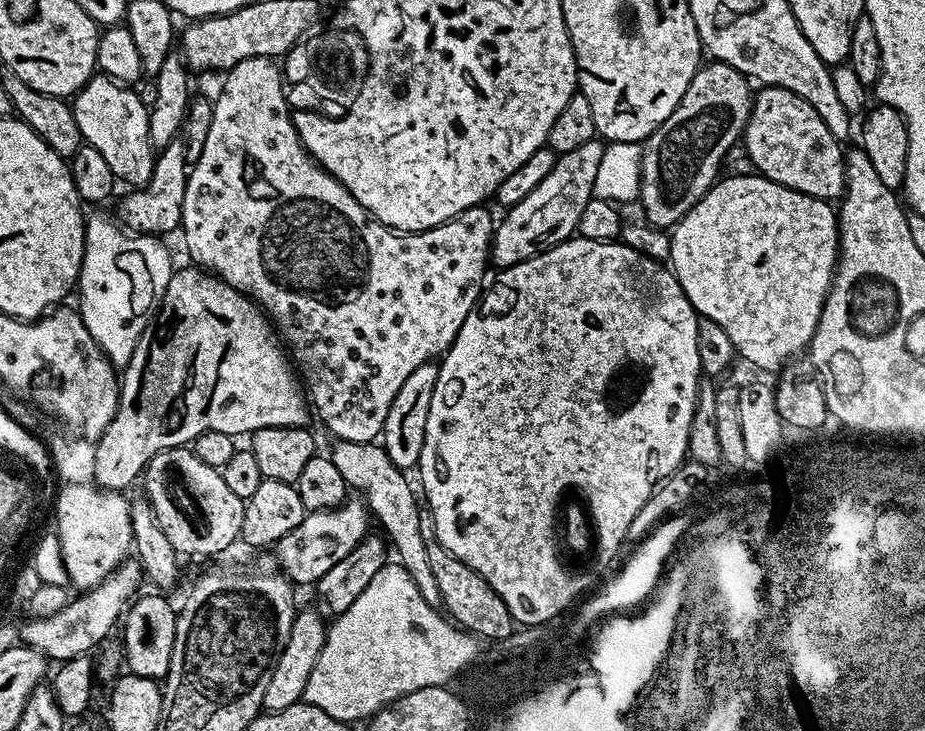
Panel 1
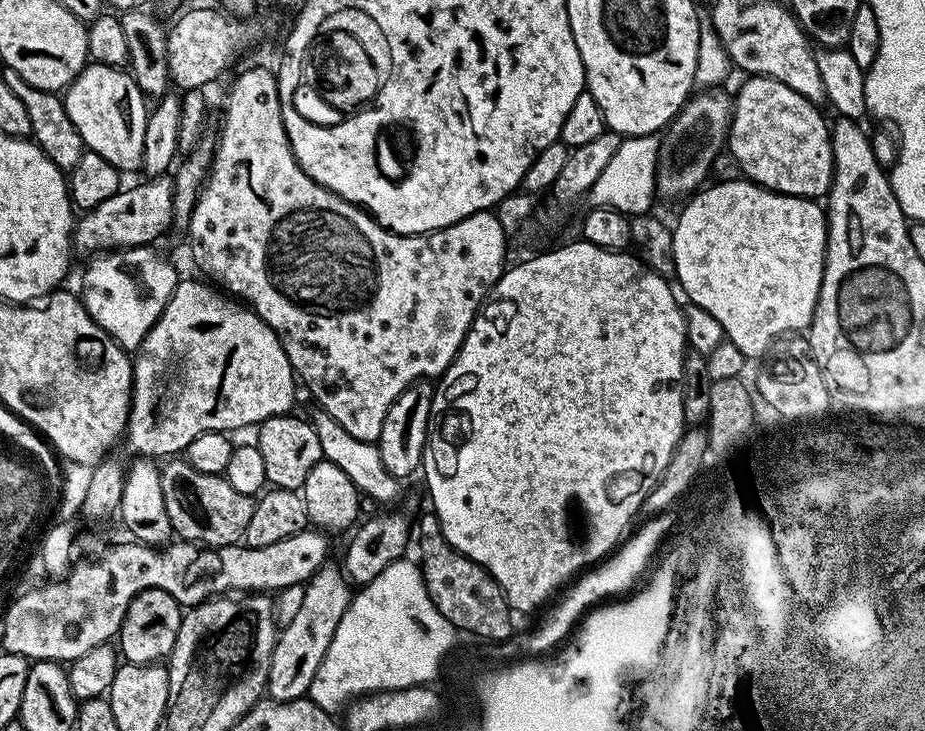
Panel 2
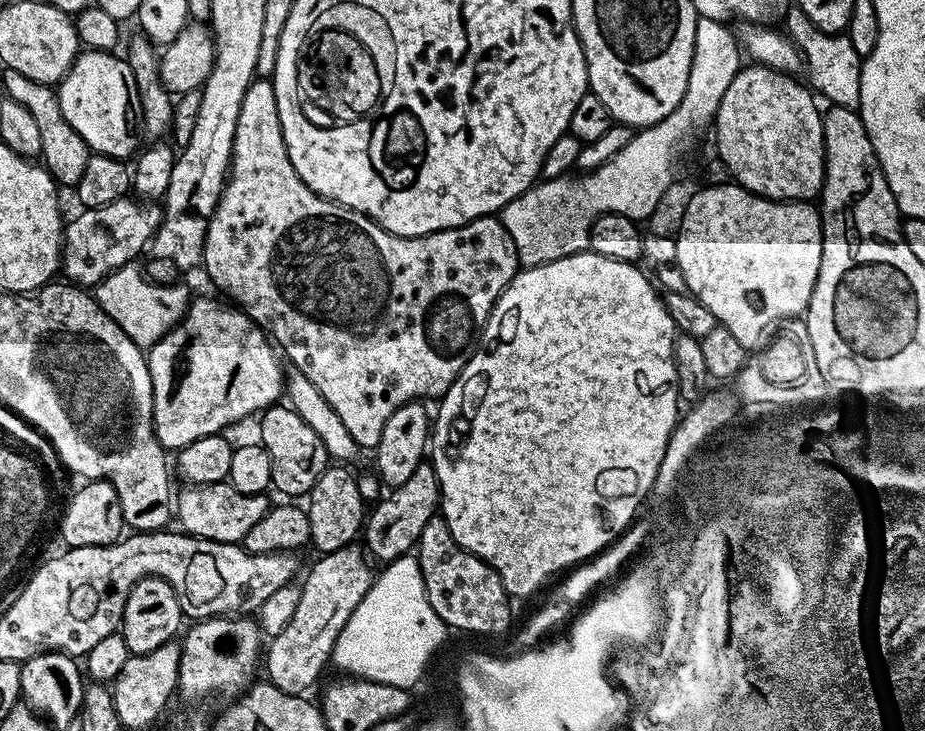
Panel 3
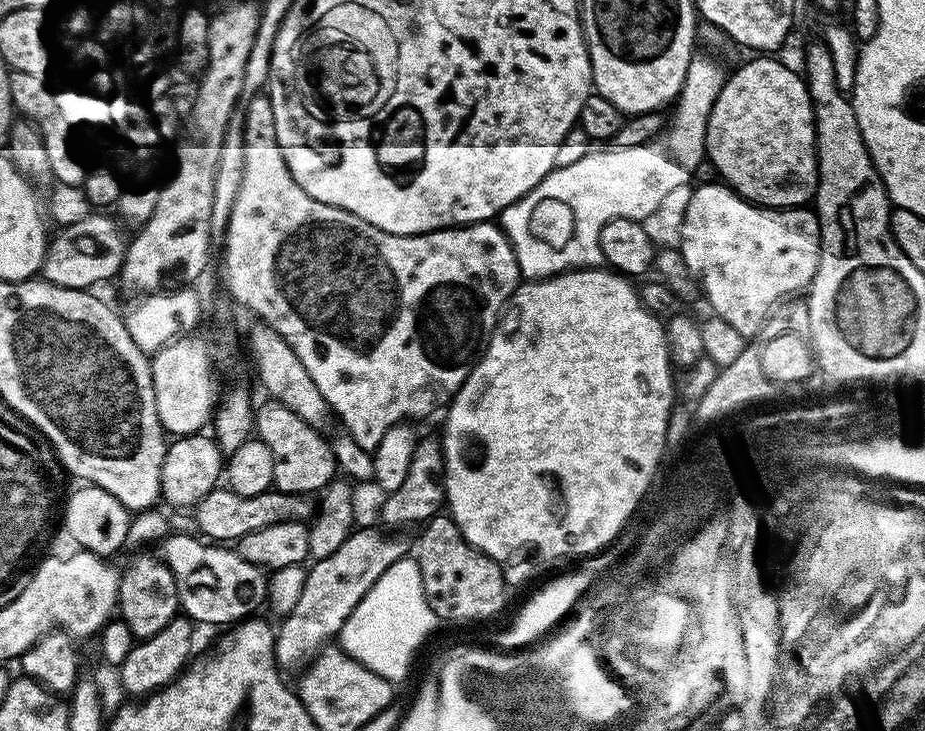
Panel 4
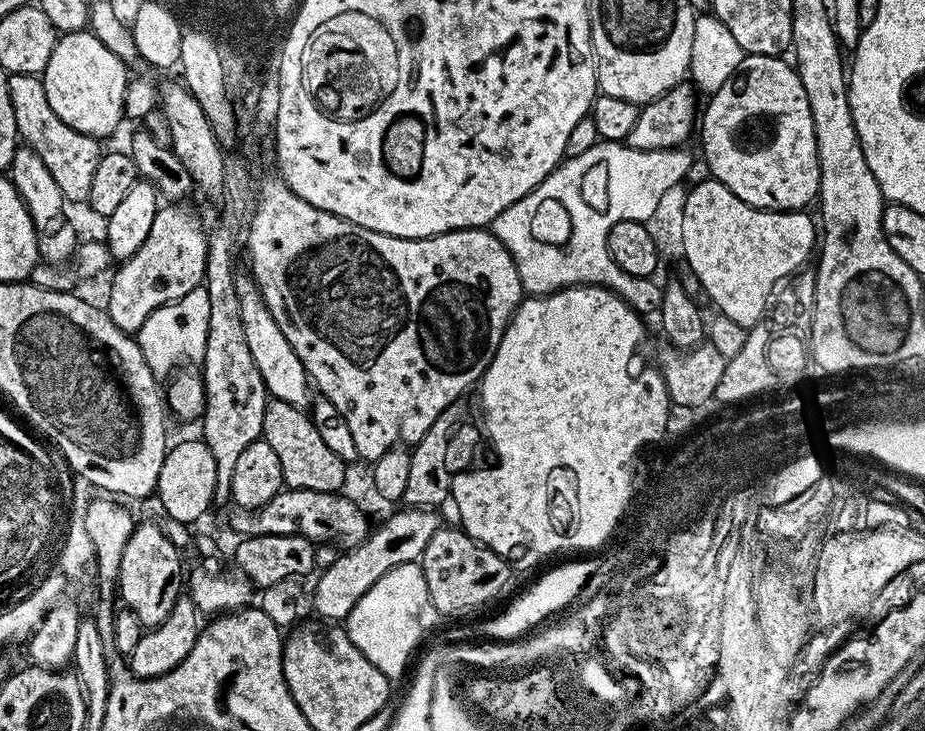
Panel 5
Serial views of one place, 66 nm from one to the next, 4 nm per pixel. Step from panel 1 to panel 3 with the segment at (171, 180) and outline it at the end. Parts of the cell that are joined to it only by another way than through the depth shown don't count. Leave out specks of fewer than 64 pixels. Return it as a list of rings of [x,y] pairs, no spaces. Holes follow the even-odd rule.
[[[123,196],[96,208],[85,209],[64,228],[61,244],[61,269],[71,283],[92,288],[108,275],[128,263],[133,263],[156,235],[157,226],[163,220],[163,207],[155,201],[137,200]]]

